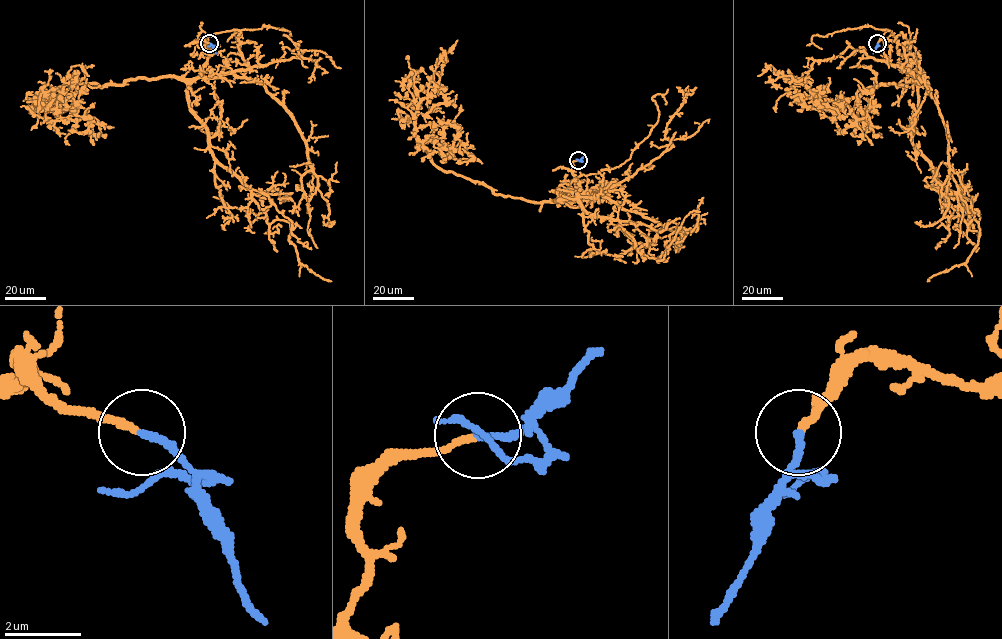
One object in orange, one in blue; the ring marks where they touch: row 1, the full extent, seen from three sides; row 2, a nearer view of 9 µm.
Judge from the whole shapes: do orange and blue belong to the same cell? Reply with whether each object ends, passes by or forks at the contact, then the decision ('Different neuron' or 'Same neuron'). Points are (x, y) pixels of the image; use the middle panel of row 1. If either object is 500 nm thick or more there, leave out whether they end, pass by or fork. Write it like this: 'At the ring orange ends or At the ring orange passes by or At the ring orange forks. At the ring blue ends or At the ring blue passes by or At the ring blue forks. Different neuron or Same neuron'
At the ring orange ends. At the ring blue ends. Same neuron

